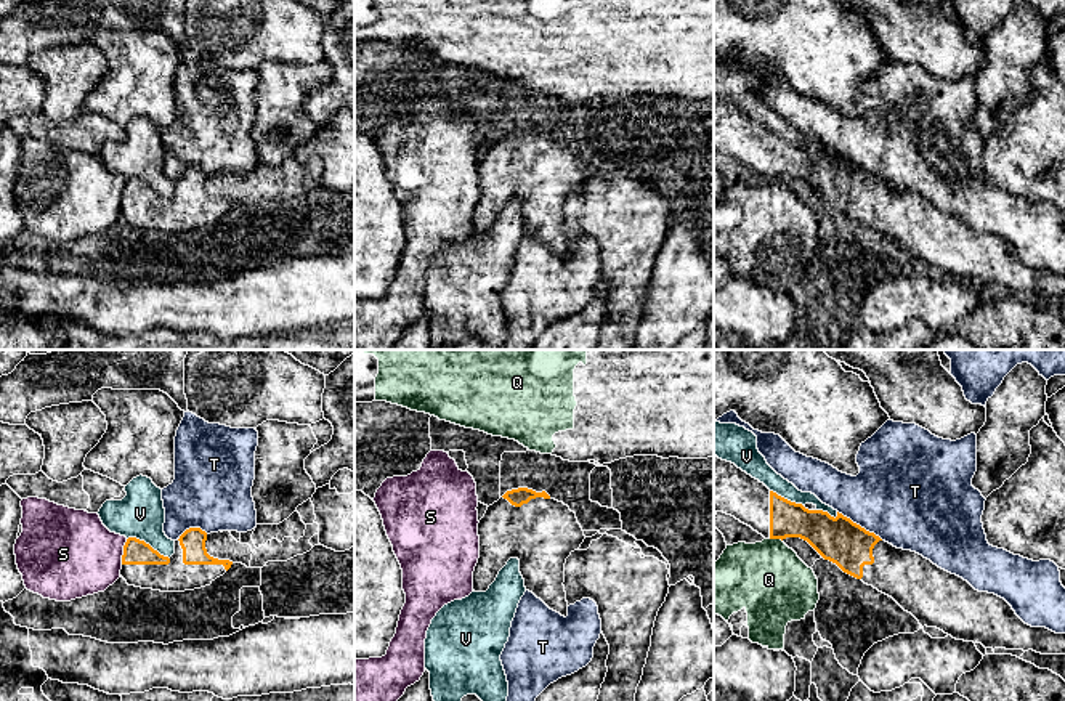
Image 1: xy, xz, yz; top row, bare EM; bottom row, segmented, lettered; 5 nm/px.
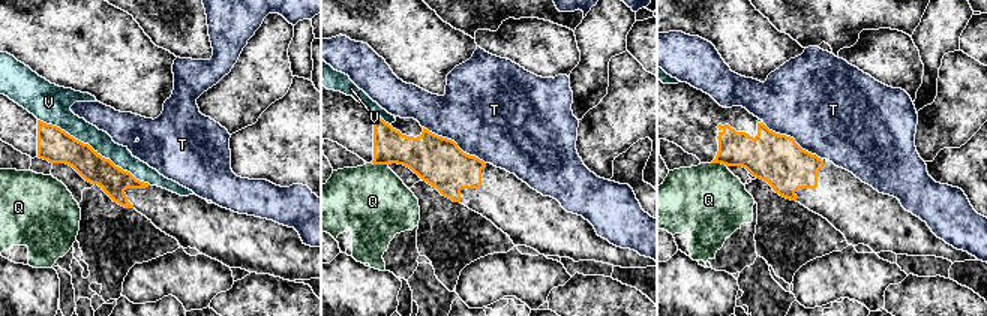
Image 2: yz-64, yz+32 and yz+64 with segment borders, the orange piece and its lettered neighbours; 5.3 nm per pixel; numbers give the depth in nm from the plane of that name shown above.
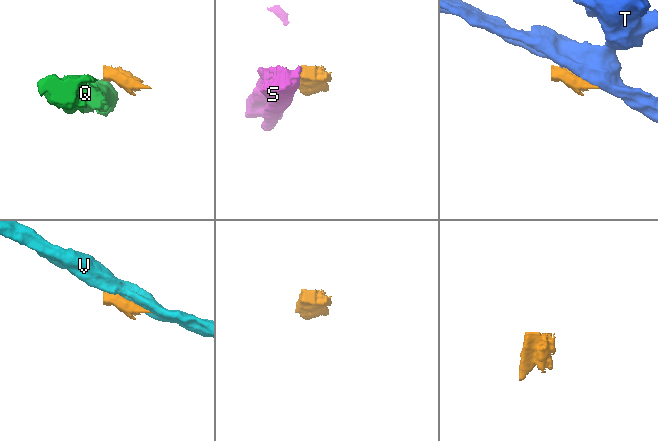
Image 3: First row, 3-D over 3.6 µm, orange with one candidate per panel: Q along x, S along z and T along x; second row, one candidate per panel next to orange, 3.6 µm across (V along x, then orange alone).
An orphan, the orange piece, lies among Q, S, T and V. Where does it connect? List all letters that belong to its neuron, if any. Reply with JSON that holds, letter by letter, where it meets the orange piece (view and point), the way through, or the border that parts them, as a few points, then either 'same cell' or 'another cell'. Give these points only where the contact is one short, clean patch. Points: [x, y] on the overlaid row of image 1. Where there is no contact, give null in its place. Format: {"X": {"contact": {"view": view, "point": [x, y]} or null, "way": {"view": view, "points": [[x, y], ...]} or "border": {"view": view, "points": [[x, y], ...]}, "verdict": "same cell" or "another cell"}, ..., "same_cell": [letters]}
{"Q": {"contact": {"view": "yz", "point": [777, 538]}, "border": {"view": "yz", "points": [[770, 538], [781, 541]]}, "verdict": "another cell"}, "S": {"contact": {"view": "xy", "point": [124, 552]}, "verdict": "another cell"}, "T": {"contact": {"view": "yz", "point": [858, 525]}, "verdict": "another cell"}, "V": {"contact": {"view": "xy", "point": [148, 544]}, "verdict": "another cell"}, "same_cell": []}

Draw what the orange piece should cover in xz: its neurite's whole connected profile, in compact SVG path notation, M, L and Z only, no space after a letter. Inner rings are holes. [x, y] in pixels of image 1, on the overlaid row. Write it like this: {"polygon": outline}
{"polygon": "M507 491L488 507L478 523L478 536L475 592L486 592L507 561L518 558L526 590L550 610L568 616L565 563L585 539L576 513L568 505L545 491Z"}

